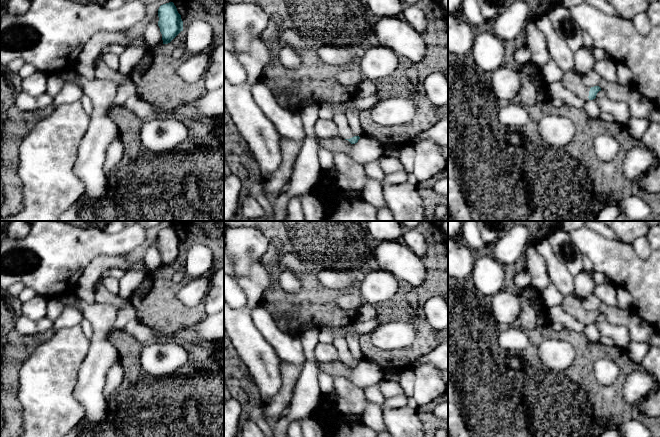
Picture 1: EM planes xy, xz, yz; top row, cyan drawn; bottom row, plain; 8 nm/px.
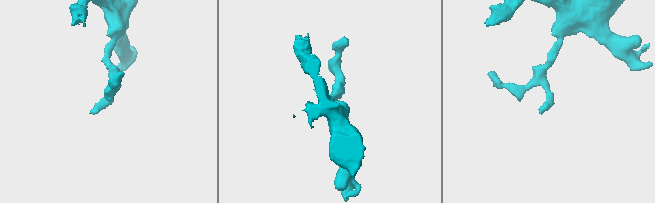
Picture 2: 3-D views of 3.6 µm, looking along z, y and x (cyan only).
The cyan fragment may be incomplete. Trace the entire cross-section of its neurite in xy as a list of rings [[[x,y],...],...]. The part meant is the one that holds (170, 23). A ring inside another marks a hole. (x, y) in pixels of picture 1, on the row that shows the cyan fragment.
[[[173,2],[163,4],[158,9],[158,26],[162,34],[163,44],[170,43],[181,31],[183,21]]]

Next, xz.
[[[335,112],[333,116],[333,121],[336,123],[338,130],[339,130],[339,136],[345,140],[348,140],[351,144],[355,144],[360,139],[359,136],[356,136],[350,126],[349,122],[346,118],[346,115],[341,112]]]

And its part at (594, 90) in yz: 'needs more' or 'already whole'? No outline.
needs more

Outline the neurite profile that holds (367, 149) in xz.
[[[364,134],[357,143],[352,144],[351,150],[346,154],[363,166],[382,157],[384,155],[384,148],[378,140]]]

